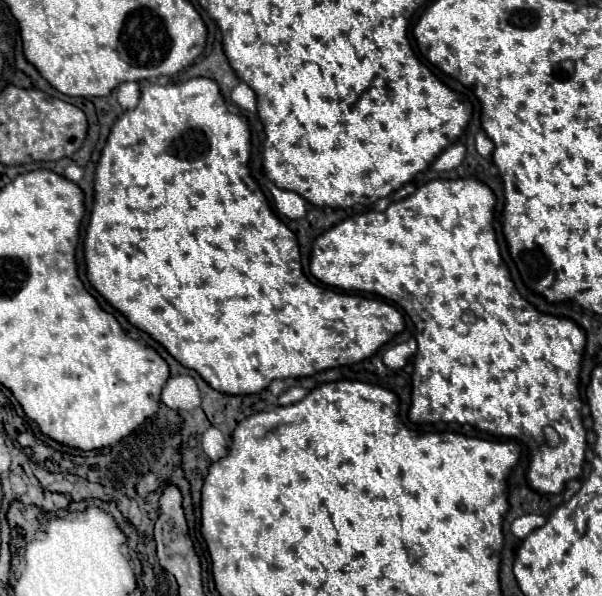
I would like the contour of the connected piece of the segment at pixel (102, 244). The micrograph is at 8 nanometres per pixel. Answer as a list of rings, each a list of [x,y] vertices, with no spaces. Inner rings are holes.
[[[194,77],[184,83],[158,85],[152,81],[140,83],[140,103],[136,109],[126,111],[112,127],[110,137],[102,149],[102,157],[96,167],[96,197],[94,209],[90,215],[90,225],[84,239],[86,253],[86,273],[90,283],[104,295],[104,299],[116,307],[126,319],[138,329],[152,335],[166,351],[176,357],[184,367],[194,369],[202,379],[216,391],[230,395],[253,395],[266,389],[274,379],[286,377],[308,377],[318,371],[358,363],[376,355],[387,343],[392,342],[394,335],[404,329],[402,313],[388,301],[352,293],[338,293],[328,287],[312,283],[302,271],[302,257],[298,249],[296,235],[280,221],[280,217],[270,207],[256,179],[248,169],[250,161],[250,127],[248,119],[238,113],[230,113],[228,105],[220,93],[216,81],[208,77]]]

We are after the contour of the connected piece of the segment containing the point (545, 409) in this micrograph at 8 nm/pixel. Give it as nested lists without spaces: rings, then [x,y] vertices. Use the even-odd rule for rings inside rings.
[[[476,177],[454,179],[454,181],[450,181],[450,179],[430,181],[430,183],[422,185],[414,195],[410,195],[402,201],[393,202],[384,213],[369,210],[362,215],[354,215],[354,217],[350,217],[350,219],[346,219],[338,225],[334,225],[332,229],[328,229],[324,235],[320,235],[314,241],[310,271],[318,281],[322,281],[330,287],[338,287],[338,289],[344,289],[344,291],[376,293],[376,295],[396,303],[398,307],[402,307],[410,315],[410,319],[416,325],[416,341],[418,341],[418,351],[416,351],[416,357],[414,357],[414,373],[412,373],[412,407],[410,407],[410,413],[408,413],[410,421],[414,421],[414,423],[436,423],[436,421],[470,423],[470,425],[476,425],[478,429],[482,429],[486,433],[496,435],[496,437],[516,439],[522,445],[526,445],[530,455],[532,455],[532,467],[528,467],[530,485],[540,493],[560,493],[560,491],[564,491],[564,487],[570,479],[578,479],[582,475],[582,467],[584,467],[586,429],[582,425],[582,415],[580,415],[582,399],[580,399],[580,391],[578,391],[578,375],[580,375],[582,351],[584,351],[584,345],[586,345],[586,333],[572,319],[540,313],[532,303],[528,303],[518,293],[518,289],[514,289],[514,281],[510,277],[508,267],[502,261],[500,247],[498,247],[498,241],[496,241],[496,233],[494,233],[494,227],[492,227],[494,205],[496,205],[494,191],[488,185],[484,185],[482,181],[478,181]],[[546,425],[554,427],[560,435],[560,443],[556,447],[552,447],[548,443],[546,435],[544,435]]]

